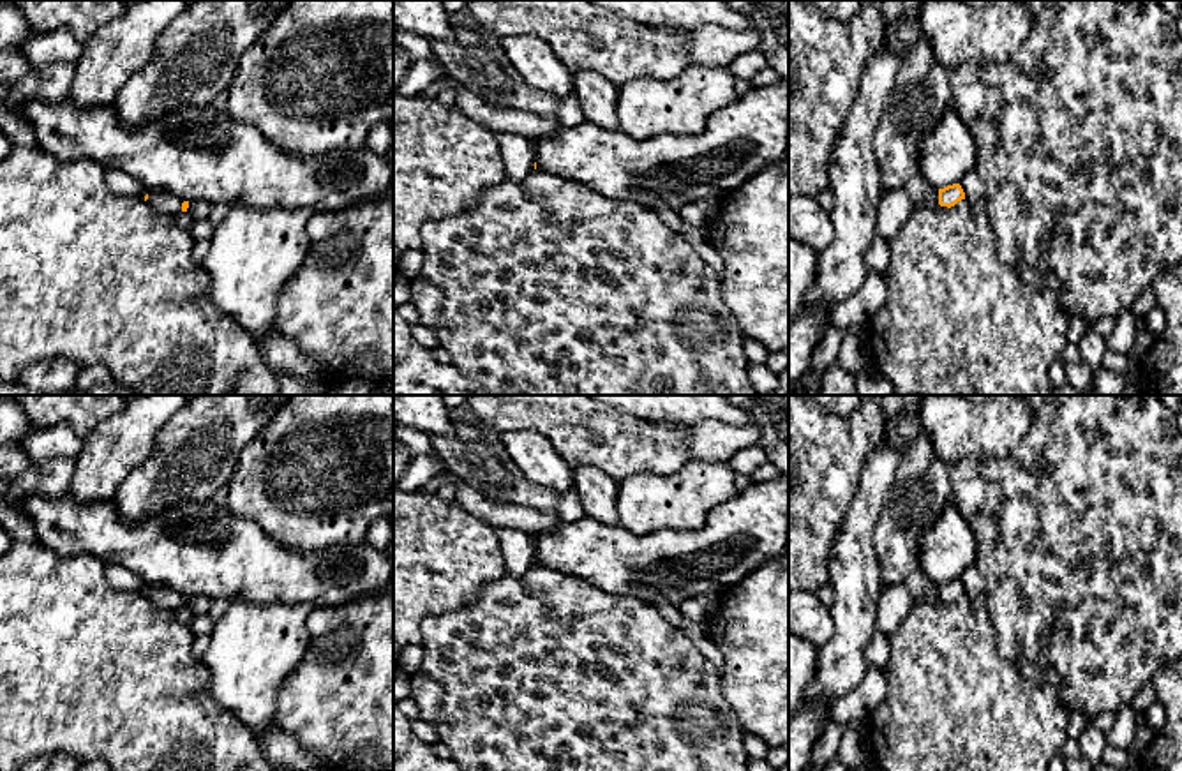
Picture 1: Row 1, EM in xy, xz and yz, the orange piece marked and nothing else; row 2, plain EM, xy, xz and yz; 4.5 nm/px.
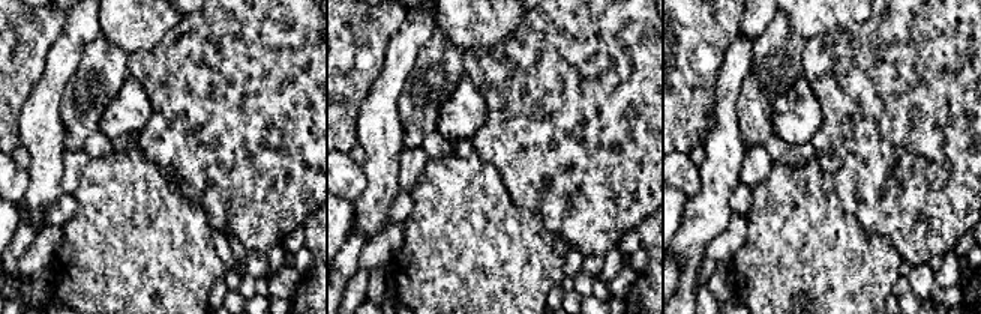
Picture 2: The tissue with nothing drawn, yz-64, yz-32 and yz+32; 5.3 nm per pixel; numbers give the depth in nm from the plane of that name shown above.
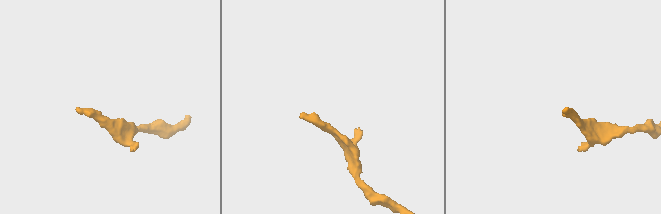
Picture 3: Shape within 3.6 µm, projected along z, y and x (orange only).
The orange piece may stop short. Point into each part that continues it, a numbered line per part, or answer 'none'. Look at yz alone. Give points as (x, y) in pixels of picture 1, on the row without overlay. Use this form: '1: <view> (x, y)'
1: yz (918, 584)

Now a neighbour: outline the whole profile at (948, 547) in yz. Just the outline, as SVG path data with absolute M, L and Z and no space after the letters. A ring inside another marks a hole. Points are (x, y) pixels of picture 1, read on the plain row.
M951 501L919 536L919 570L933 582L960 579L976 559L976 535Z

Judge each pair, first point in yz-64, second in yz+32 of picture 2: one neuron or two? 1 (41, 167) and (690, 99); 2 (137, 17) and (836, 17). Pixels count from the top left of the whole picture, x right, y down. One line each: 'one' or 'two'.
1: two
2: one

